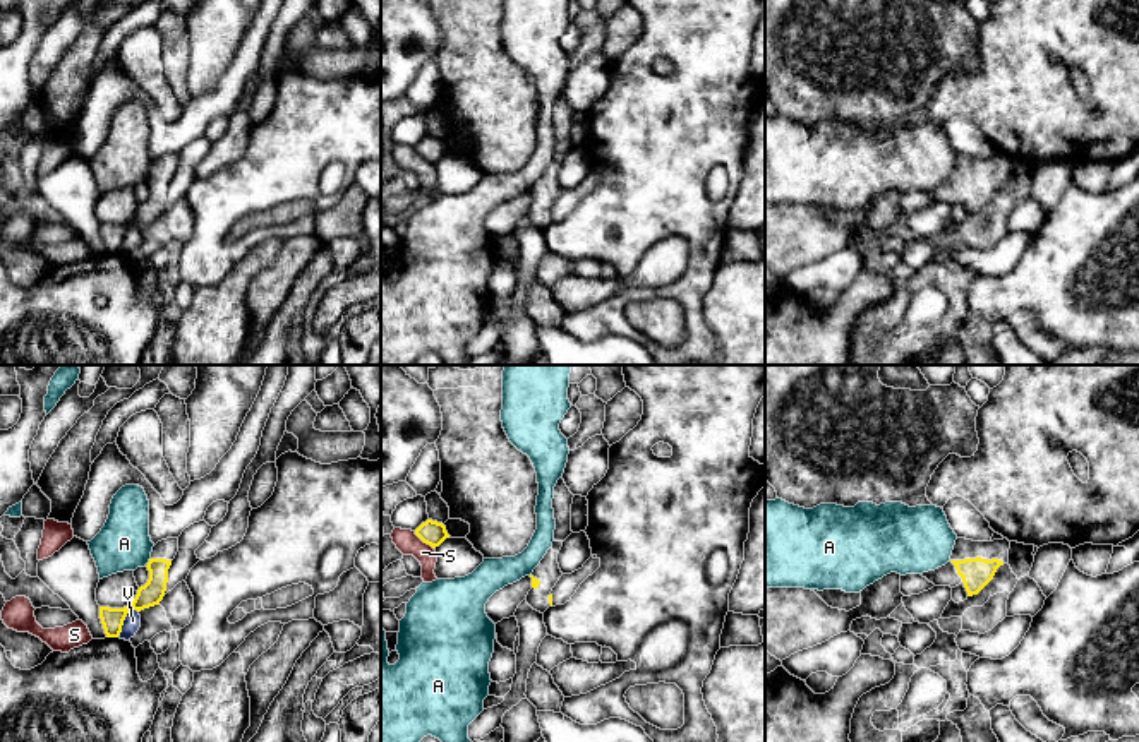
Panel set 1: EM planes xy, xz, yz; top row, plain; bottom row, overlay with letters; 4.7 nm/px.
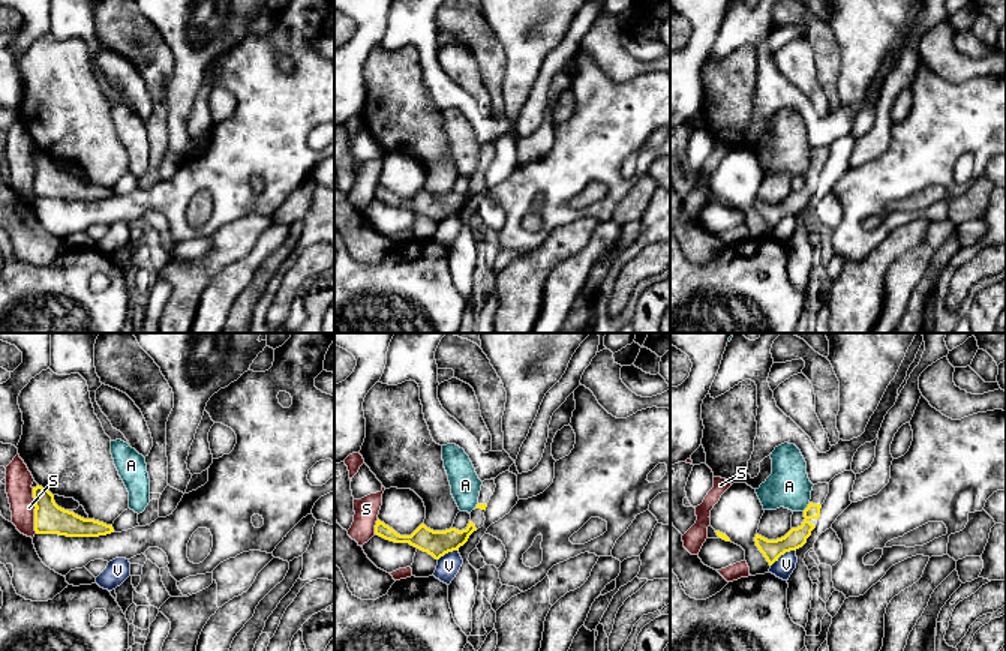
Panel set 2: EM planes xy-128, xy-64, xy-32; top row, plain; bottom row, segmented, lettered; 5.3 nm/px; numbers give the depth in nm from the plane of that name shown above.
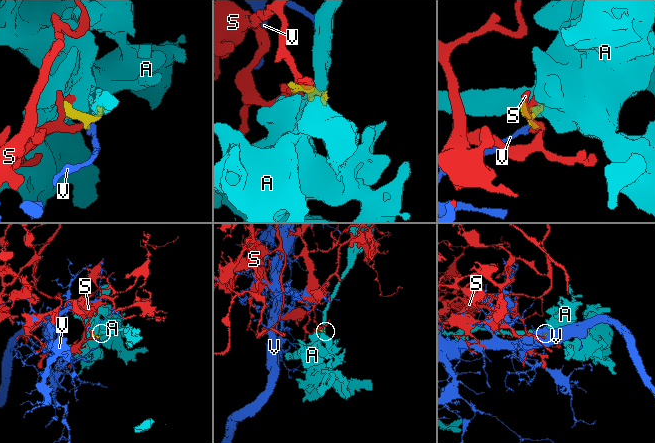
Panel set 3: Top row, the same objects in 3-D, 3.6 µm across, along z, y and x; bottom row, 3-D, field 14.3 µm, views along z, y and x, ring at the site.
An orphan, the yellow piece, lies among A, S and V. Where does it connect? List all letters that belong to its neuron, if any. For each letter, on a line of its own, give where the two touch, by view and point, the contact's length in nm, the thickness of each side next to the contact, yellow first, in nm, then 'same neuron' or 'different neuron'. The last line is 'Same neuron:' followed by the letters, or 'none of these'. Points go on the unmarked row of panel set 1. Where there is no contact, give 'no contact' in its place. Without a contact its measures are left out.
A: contact xy (148, 179); length 50 nm; calibres 110 and 260 nm; different neuron
S: contact xz (424, 158); length 130 nm; calibres 120 and 110 nm; different neuron
V: contact xy (124, 235); length 160 nm; calibres 110 and 80 nm; different neuron
Same neuron: none of these

